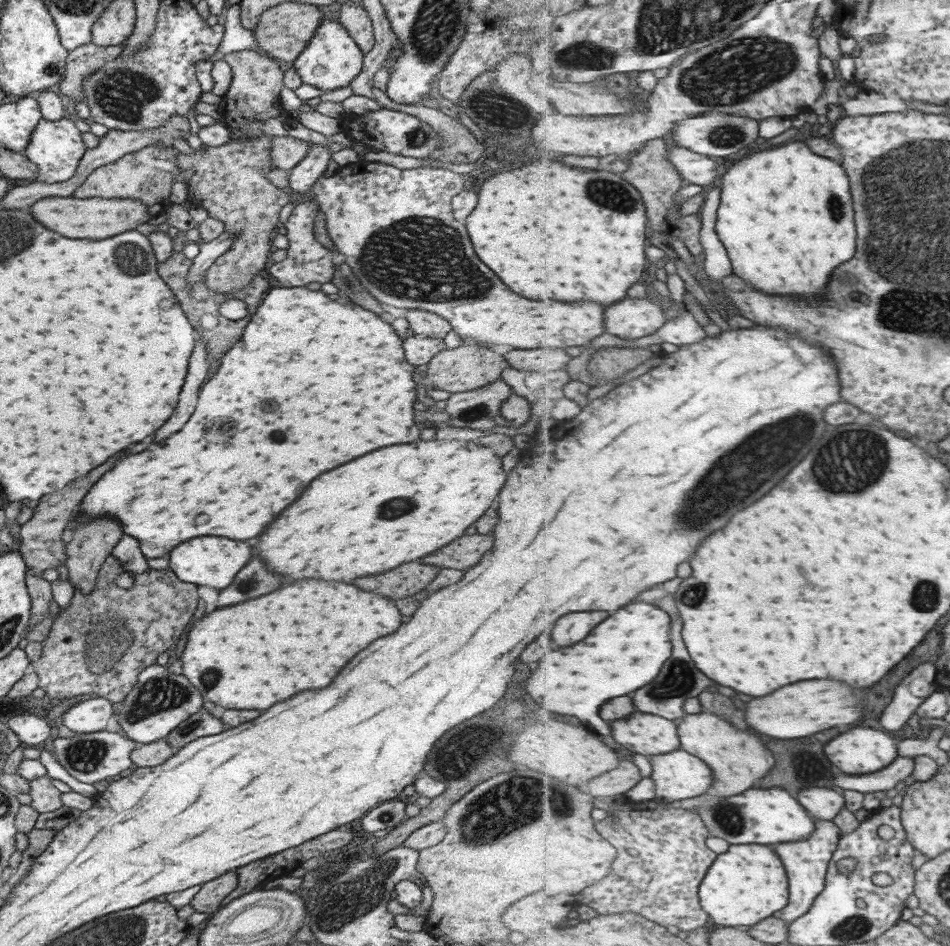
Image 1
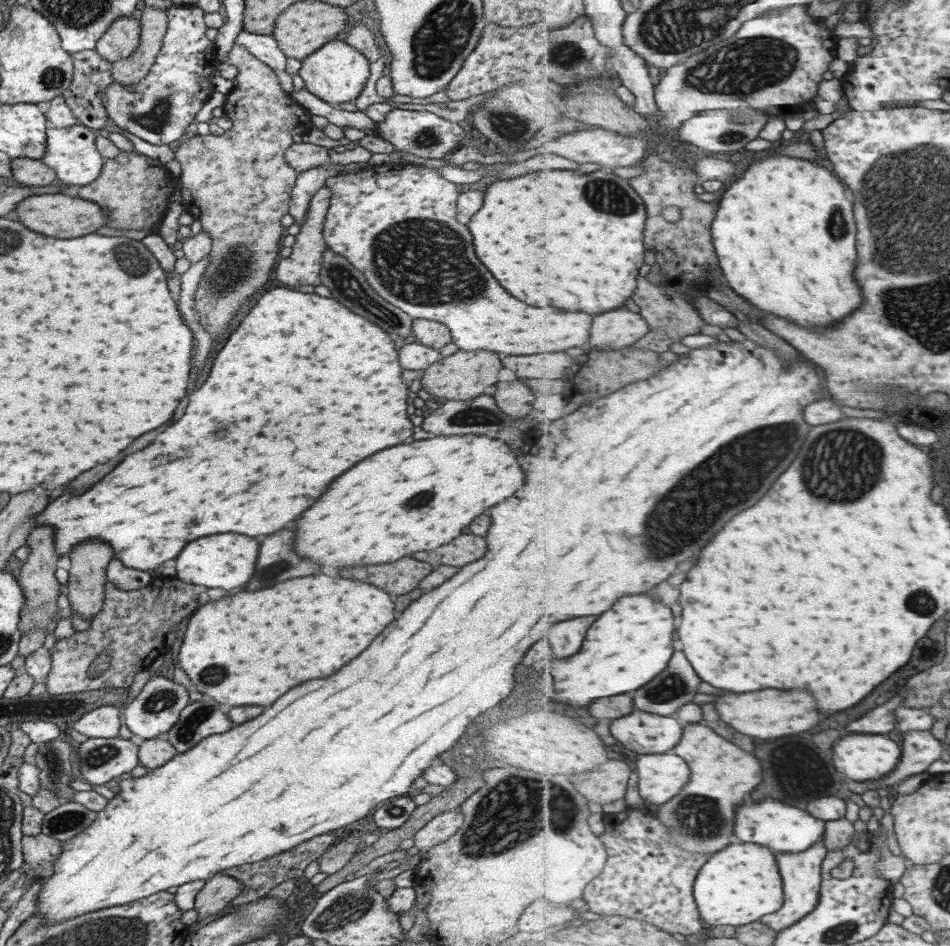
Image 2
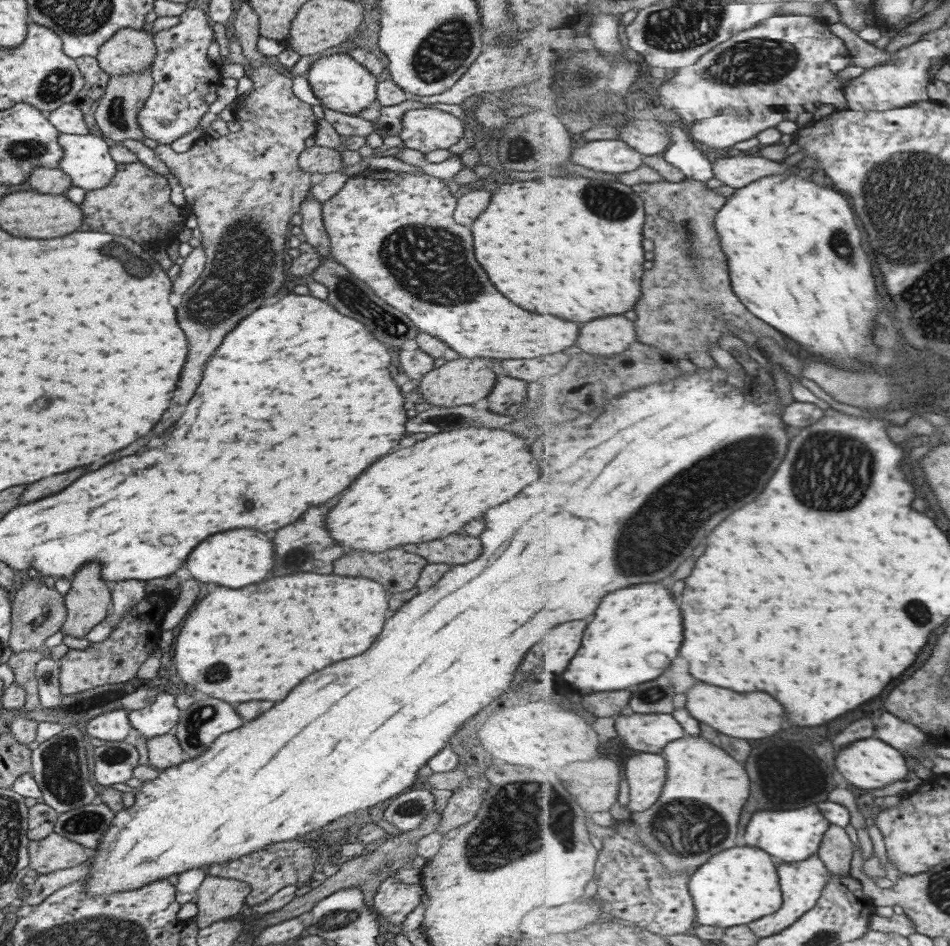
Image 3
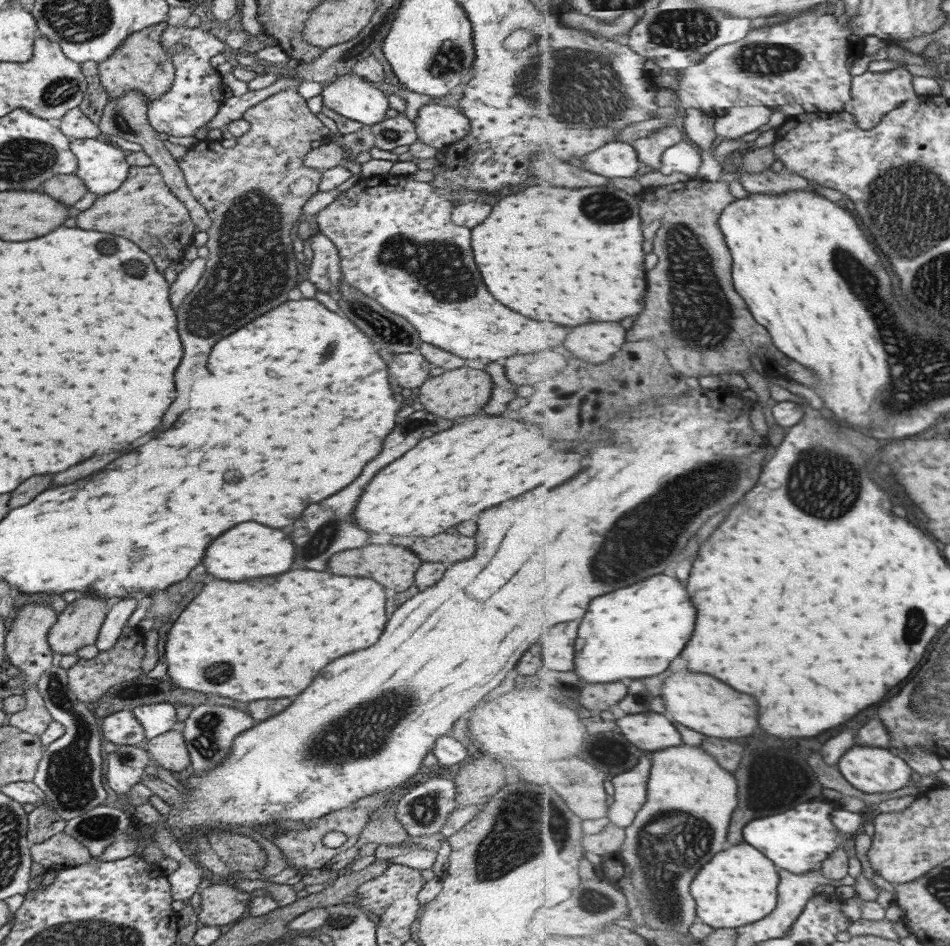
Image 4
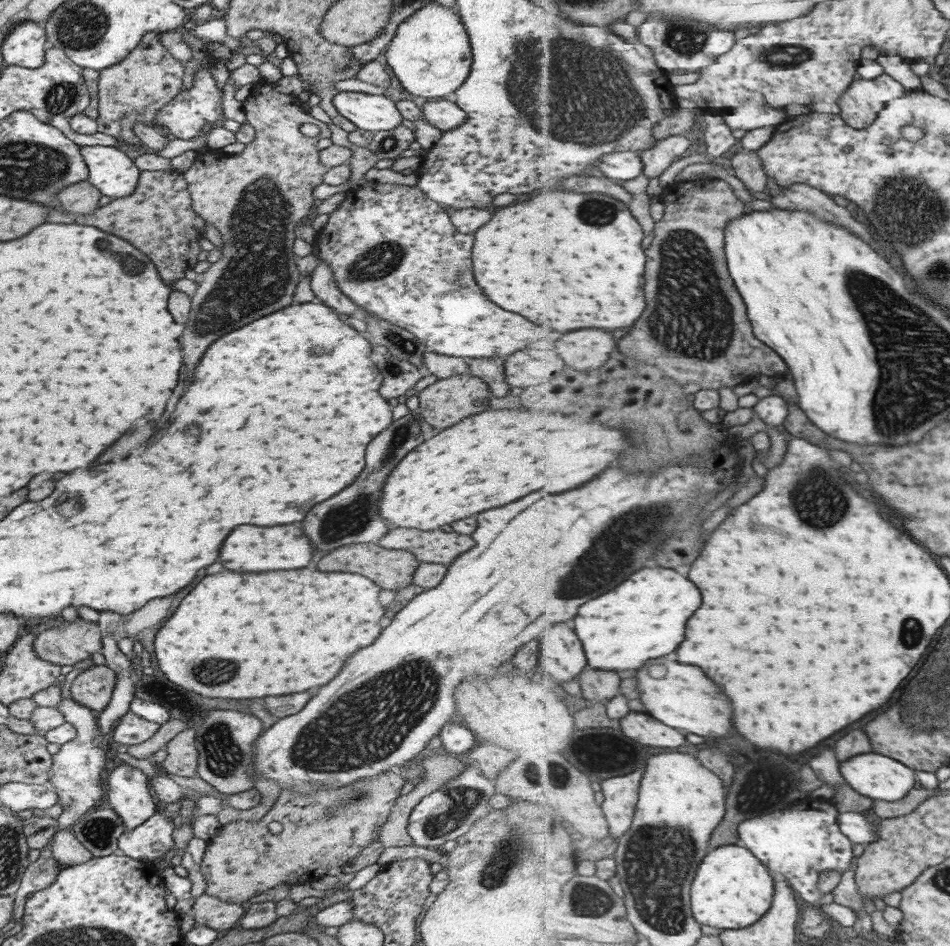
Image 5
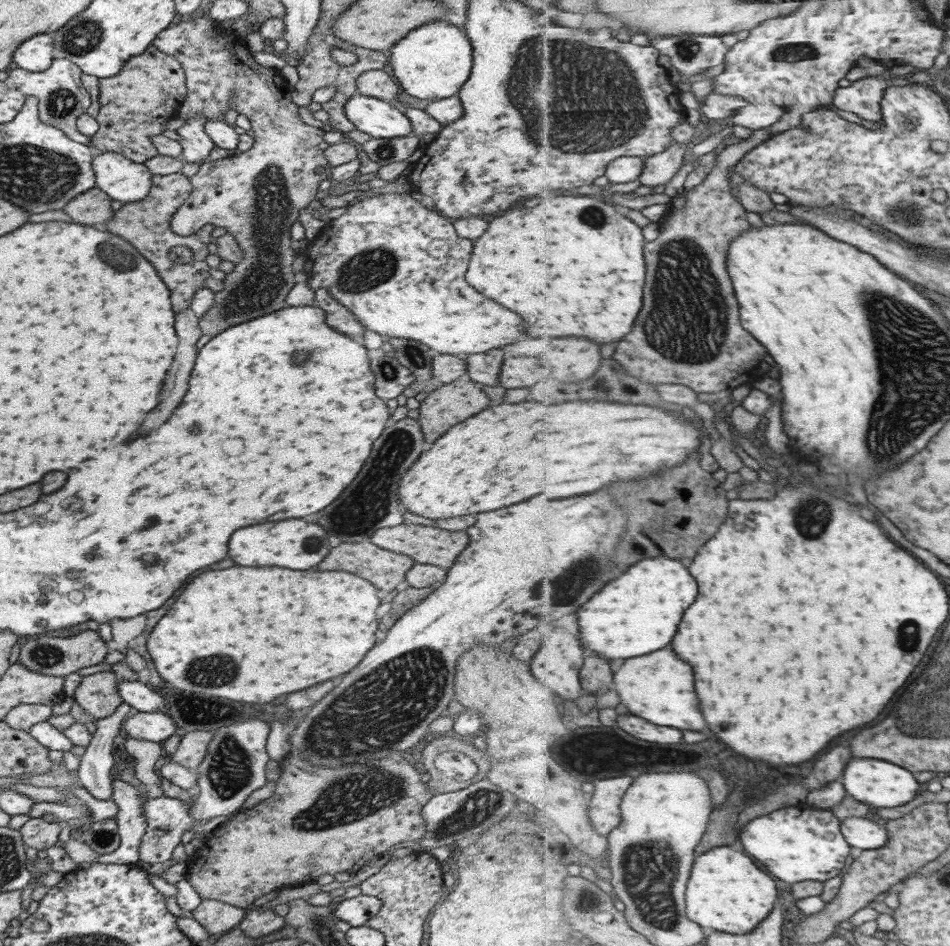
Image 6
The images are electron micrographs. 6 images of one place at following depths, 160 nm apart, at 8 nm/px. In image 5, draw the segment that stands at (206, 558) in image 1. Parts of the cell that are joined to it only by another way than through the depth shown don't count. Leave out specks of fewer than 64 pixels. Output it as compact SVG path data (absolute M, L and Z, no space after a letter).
M243 524L233 528L229 536L223 540L219 550L219 564L231 572L267 572L267 570L293 570L307 566L313 548L309 546L307 538L301 534L299 528L285 524L273 528L261 528Z

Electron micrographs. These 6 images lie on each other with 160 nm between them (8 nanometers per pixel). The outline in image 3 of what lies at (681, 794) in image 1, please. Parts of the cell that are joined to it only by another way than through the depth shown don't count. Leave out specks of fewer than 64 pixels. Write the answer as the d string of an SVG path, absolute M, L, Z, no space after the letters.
M641 753L639 756L633 756L627 762L627 772L624 779L627 781L629 792L629 810L631 814L636 812L645 812L649 810L663 795L665 783L668 780L668 760L663 754Z

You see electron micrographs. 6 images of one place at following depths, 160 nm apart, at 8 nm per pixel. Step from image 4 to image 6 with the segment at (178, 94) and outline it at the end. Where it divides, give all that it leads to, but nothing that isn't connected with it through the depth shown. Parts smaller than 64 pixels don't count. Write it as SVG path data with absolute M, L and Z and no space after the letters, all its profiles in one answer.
M195 115L184 119L185 123L176 129L179 135L178 143L181 145L180 158L183 163L206 162L209 150L213 148L212 140L205 134L204 122L206 118Z

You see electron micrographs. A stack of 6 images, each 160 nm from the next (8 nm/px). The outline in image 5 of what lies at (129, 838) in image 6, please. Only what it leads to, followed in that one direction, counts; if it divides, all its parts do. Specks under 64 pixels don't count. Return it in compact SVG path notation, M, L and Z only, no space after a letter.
M116 761L115 768L107 776L107 802L122 820L125 830L130 831L134 826L141 824L156 812L155 804L151 801L151 795L147 781L148 777L133 766Z

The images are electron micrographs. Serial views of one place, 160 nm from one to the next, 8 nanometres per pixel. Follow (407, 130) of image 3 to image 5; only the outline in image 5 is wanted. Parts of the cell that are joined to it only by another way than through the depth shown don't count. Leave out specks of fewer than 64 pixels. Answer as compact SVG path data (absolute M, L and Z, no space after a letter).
M451 97L425 102L420 111L430 128L439 129L441 132L461 126L466 119L466 114Z

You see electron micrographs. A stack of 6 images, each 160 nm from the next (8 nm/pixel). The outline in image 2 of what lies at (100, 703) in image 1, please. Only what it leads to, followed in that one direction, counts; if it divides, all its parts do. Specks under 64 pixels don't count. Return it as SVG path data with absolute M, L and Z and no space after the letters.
M101 706L89 710L79 720L73 722L72 729L90 739L113 738L117 736L121 710L113 706Z

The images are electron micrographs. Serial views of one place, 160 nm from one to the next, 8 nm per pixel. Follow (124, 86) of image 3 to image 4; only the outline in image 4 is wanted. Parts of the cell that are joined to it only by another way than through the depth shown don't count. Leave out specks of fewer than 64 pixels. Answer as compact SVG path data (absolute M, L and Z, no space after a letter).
M125 91L124 94L121 93L119 96L109 99L104 104L99 122L96 125L102 136L107 134L139 144L142 151L151 159L151 165L156 166L159 170L165 186L167 186L169 191L185 205L191 223L199 228L200 231L205 231L206 228L209 227L211 221L209 221L206 210L193 198L193 195L189 193L189 190L187 190L182 171L179 169L179 166L177 166L167 149L165 149L163 142L159 139L159 134L150 127L150 124L146 119L145 95L142 95L139 91Z

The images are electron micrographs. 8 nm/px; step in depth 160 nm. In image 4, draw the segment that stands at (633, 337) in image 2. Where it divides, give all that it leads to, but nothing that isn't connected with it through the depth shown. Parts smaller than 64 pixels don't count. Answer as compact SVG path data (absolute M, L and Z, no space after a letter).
M595 322L595 324L585 324L585 326L577 326L569 338L565 340L565 346L569 350L561 350L567 352L568 355L577 356L581 360L589 363L607 362L613 358L613 354L617 354L628 338L628 330L625 326L621 326L621 322Z

